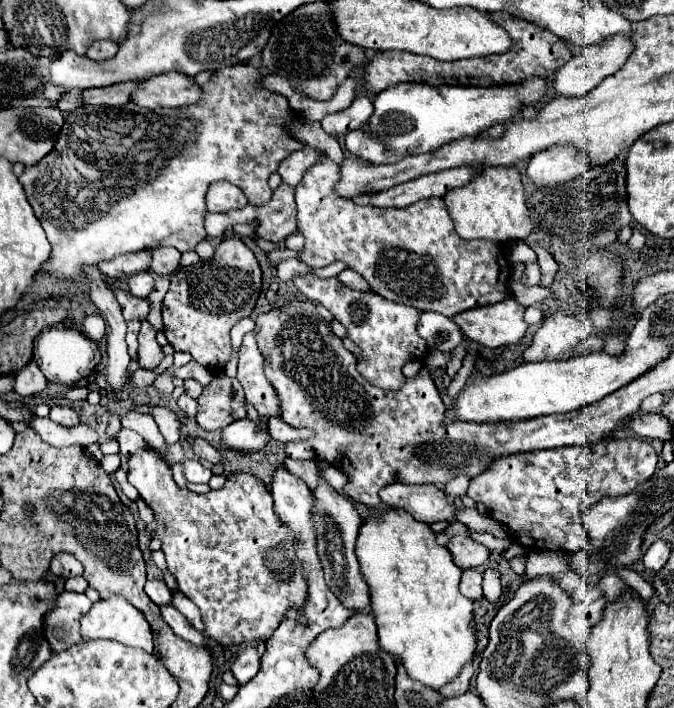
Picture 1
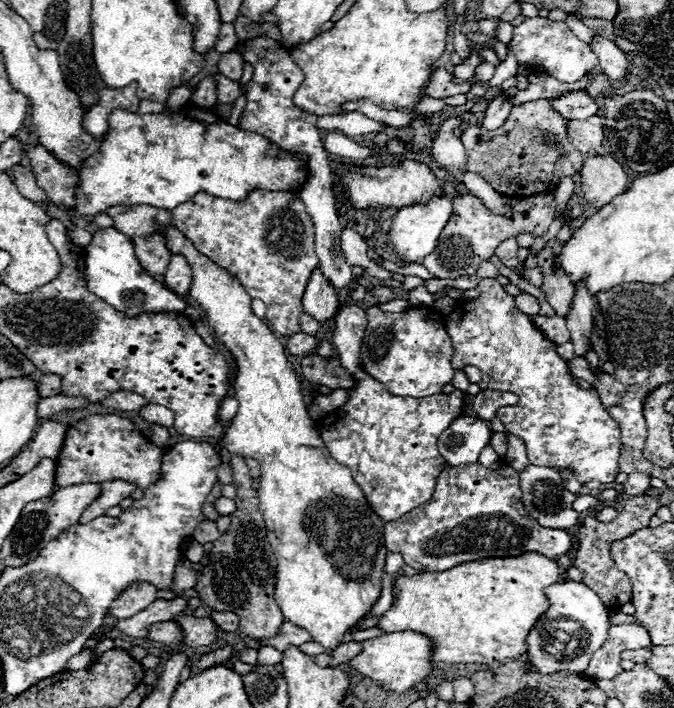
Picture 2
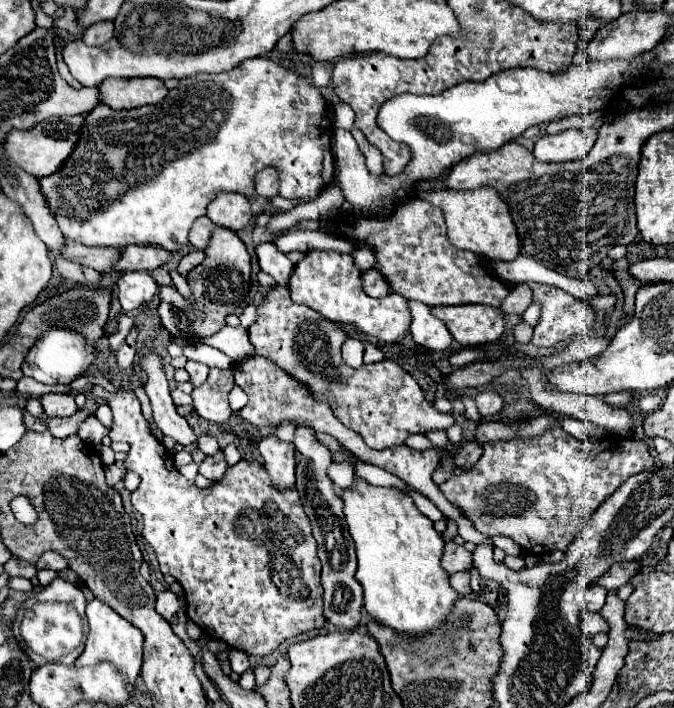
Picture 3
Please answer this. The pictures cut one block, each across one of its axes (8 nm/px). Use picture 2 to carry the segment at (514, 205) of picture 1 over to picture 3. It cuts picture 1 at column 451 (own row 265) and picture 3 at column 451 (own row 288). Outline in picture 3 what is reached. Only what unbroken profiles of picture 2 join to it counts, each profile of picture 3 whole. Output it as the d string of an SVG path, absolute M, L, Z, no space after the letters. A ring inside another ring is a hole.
M476 188L466 192L456 190L432 190L432 192L416 190L415 197L426 198L434 206L438 206L446 220L446 236L452 246L460 250L470 250L476 256L492 258L492 260L514 260L520 252L520 240L514 228L514 222L510 220L510 212L506 204L500 200L498 192L492 188Z

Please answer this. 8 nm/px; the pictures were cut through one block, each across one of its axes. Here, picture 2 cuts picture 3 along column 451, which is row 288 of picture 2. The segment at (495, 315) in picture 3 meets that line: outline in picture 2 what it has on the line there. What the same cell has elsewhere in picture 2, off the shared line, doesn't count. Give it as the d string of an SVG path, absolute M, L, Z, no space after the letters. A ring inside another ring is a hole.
M316 268L308 280L308 288L302 298L302 308L306 314L314 316L318 322L328 322L338 310L336 290L326 282L320 268Z

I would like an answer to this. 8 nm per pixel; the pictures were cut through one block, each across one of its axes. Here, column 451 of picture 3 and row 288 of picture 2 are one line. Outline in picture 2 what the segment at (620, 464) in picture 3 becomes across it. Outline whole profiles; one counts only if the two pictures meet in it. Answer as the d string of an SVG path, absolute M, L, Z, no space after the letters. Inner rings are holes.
M482 278L478 290L478 300L460 300L446 316L446 330L456 348L452 366L456 370L476 366L482 370L482 390L514 392L518 396L514 406L500 408L496 416L504 422L506 432L524 440L530 464L572 468L580 484L588 480L602 484L614 482L620 472L620 428L606 412L598 392L576 386L566 360L556 354L556 344L544 340L528 314L516 310L514 296L506 294L494 278Z

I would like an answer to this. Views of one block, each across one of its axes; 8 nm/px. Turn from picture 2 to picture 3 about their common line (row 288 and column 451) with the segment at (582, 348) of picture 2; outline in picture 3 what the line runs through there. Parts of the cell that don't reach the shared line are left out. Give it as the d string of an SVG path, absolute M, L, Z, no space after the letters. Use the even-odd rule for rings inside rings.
M458 572L450 576L450 586L458 592L458 594L470 594L470 574L468 572Z

